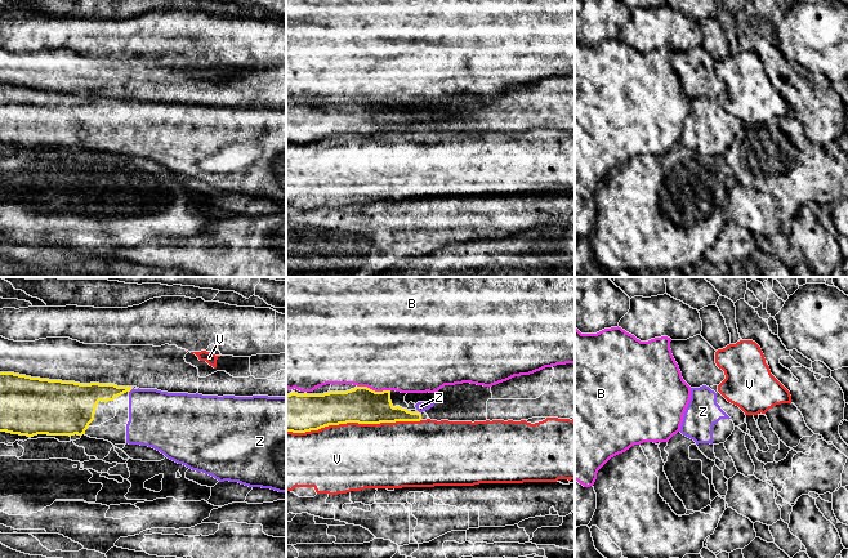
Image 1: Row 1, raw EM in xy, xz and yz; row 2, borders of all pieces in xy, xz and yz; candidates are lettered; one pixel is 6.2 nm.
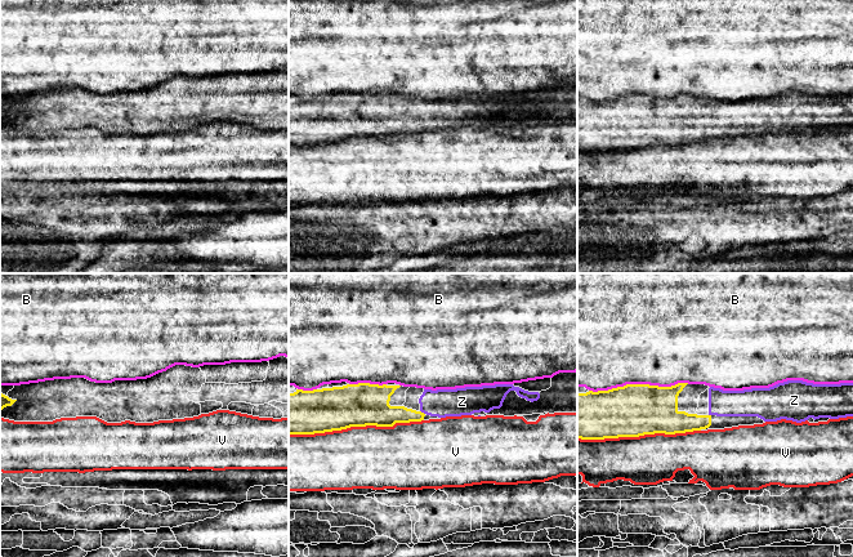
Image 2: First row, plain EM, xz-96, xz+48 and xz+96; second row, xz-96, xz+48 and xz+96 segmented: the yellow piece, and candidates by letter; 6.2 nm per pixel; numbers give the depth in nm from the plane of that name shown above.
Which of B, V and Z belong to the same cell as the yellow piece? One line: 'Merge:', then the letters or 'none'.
Merge: Z

